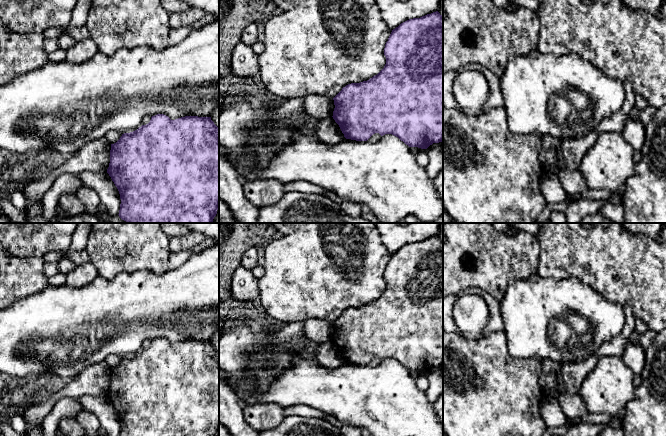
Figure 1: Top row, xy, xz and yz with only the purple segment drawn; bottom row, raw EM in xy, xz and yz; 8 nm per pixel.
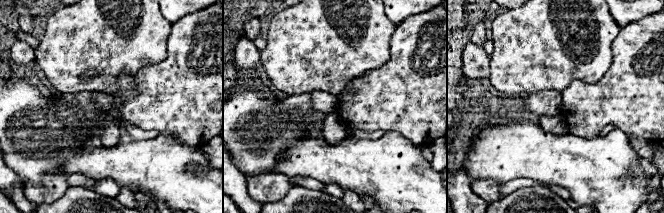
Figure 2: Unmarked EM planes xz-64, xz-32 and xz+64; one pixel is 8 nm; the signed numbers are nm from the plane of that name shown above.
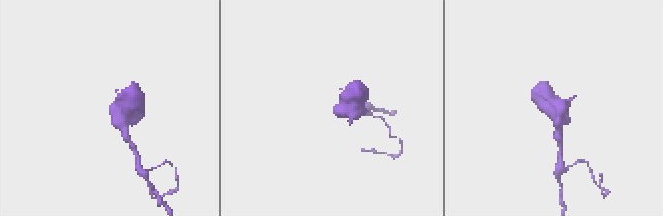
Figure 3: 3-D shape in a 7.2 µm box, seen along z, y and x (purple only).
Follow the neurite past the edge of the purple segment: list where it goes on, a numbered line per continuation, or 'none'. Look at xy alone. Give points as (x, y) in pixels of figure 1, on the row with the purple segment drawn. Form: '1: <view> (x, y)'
none

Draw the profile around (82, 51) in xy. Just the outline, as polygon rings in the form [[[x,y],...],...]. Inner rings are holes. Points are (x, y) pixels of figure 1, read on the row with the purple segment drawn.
[[[88,39],[76,42],[74,46],[66,51],[66,60],[74,64],[81,64],[90,60],[98,52],[95,42]]]

